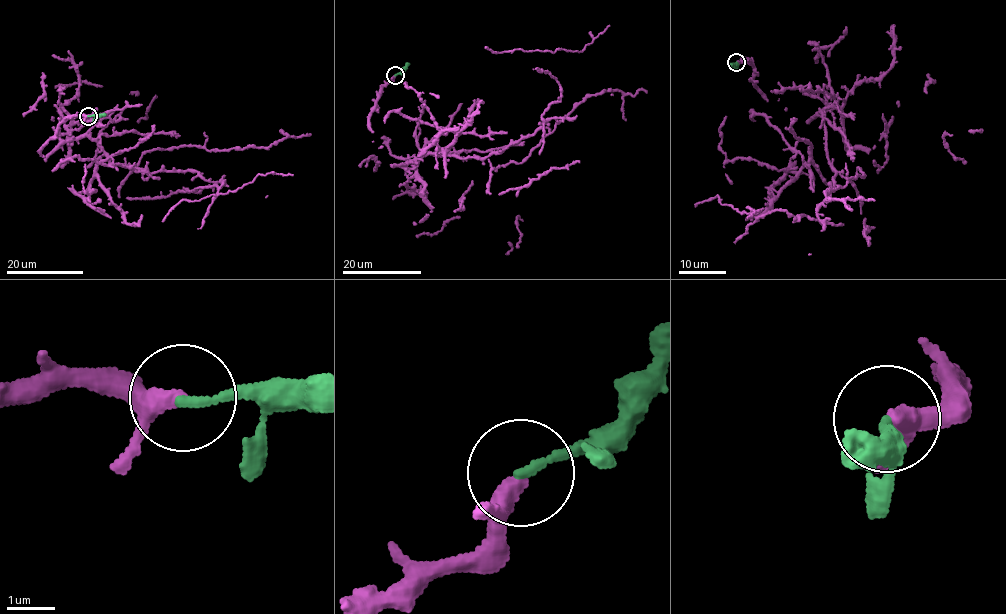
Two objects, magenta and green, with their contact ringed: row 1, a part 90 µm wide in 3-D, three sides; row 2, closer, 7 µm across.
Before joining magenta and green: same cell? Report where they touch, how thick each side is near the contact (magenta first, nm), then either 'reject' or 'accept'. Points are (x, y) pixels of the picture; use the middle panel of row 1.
at (395, 75); 280 nm thick on the magenta side, 200 nm on the other; accept

